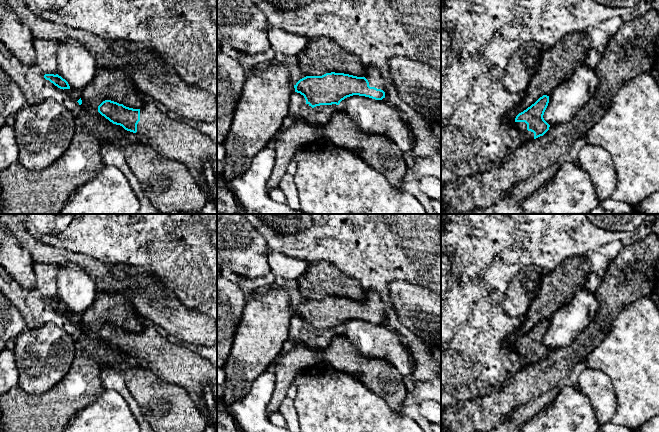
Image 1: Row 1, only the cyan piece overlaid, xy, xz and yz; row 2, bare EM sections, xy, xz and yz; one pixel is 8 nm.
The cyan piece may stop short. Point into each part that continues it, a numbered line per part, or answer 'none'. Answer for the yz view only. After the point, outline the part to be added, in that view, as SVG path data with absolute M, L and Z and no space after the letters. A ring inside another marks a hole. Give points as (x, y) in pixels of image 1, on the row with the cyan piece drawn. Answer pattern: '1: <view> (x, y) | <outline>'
1: yz (520, 128) | M515 122L514 133L515 138L519 138L521 141L534 140L534 133L527 130L525 122Z

